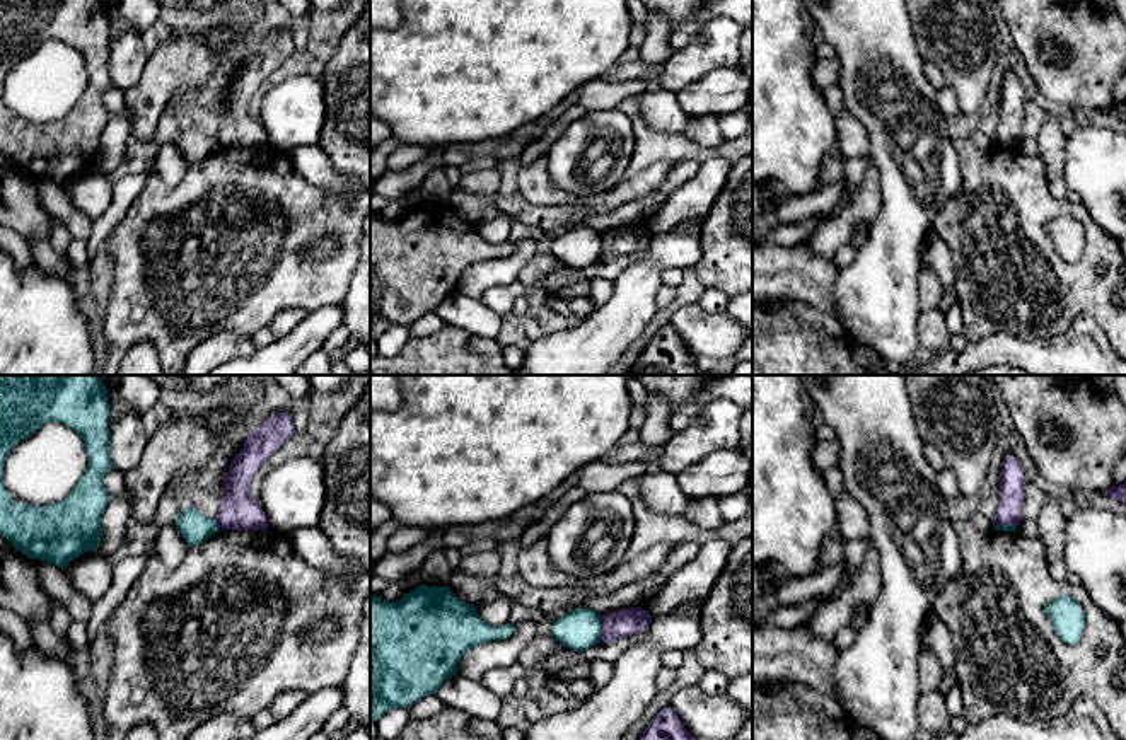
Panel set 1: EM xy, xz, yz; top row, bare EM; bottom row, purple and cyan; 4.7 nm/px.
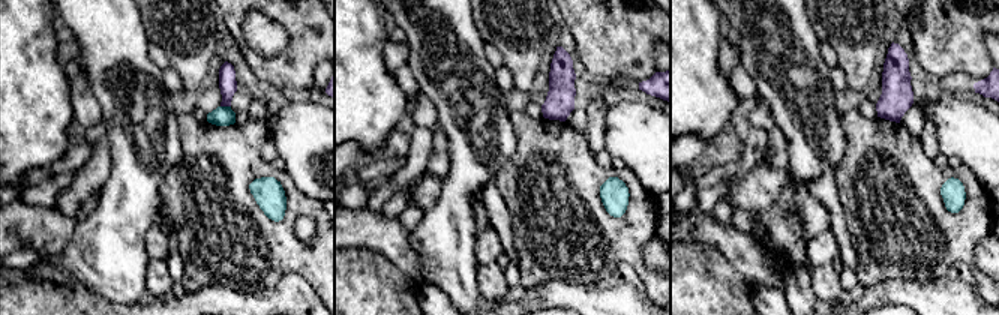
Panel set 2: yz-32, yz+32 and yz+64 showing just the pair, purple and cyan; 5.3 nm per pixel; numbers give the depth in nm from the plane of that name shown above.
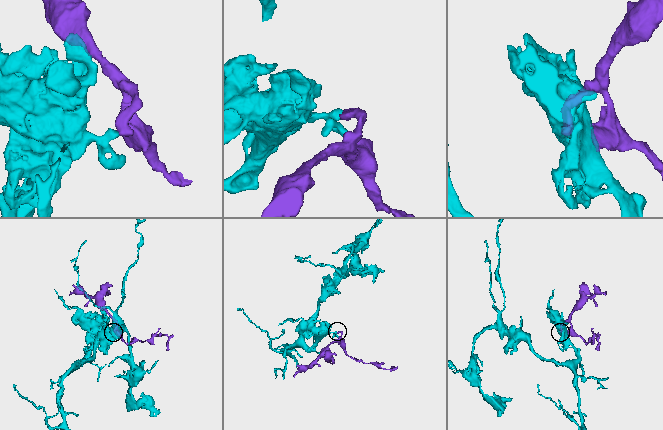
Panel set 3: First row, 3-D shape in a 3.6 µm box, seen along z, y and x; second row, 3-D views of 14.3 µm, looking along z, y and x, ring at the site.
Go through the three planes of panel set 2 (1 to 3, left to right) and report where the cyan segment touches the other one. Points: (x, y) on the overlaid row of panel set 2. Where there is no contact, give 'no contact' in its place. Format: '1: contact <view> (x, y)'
1: contact yz-32 (225, 105)
2: no contact
3: no contact

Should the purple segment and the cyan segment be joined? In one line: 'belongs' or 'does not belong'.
does not belong

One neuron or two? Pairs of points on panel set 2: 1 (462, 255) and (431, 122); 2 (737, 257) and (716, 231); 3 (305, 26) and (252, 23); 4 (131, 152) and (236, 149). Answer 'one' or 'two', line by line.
1: two
2: one
3: two
4: two

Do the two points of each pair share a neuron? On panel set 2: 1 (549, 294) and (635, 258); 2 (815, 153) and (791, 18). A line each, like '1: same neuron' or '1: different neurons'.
1: different neurons
2: same neuron

